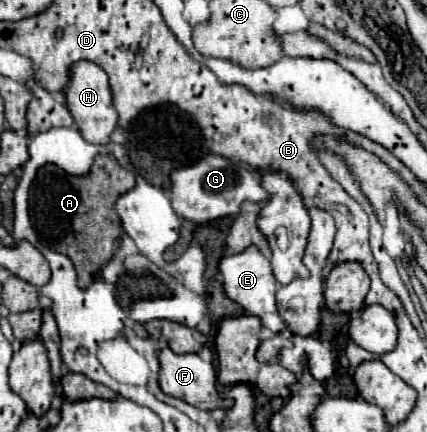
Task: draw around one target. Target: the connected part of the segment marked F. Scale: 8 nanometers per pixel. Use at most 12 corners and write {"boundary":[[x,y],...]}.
{"boundary":[[160,351],[166,395],[212,411],[228,409],[216,369],[196,353]]}

